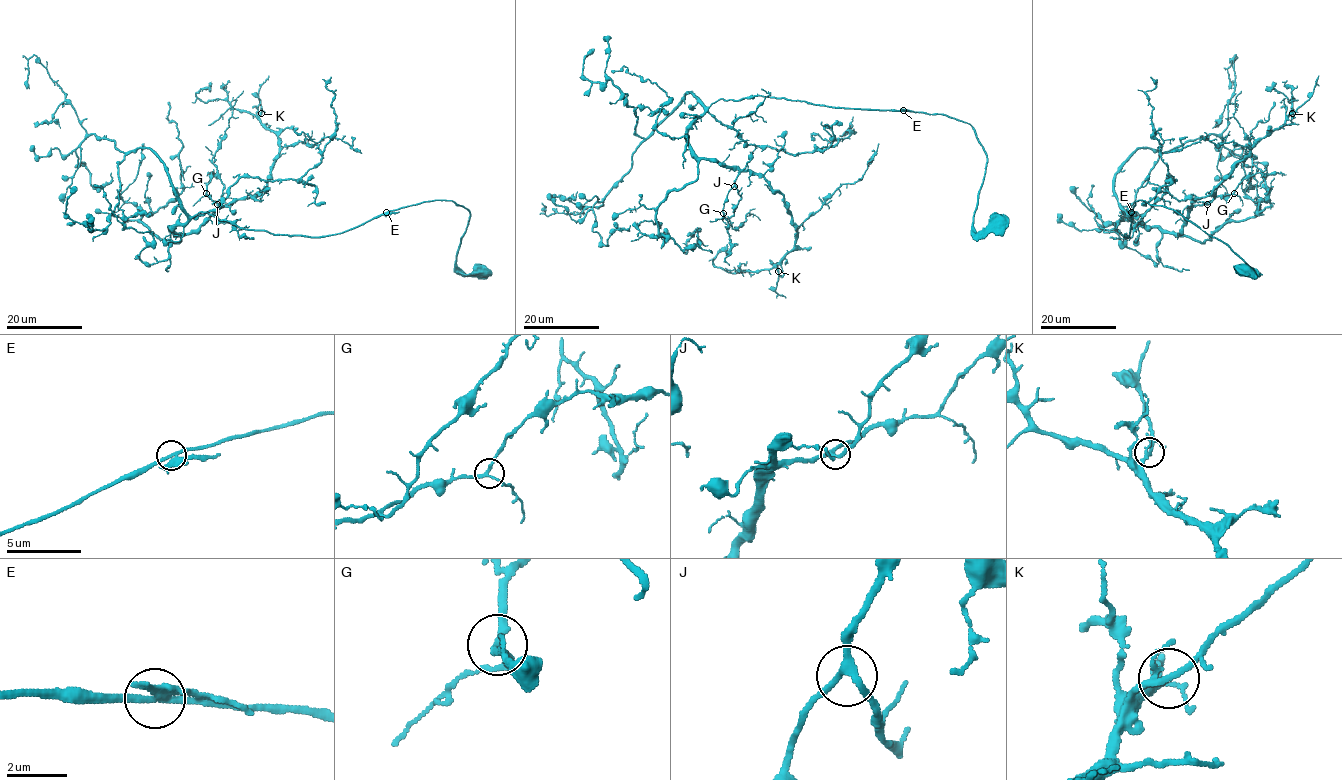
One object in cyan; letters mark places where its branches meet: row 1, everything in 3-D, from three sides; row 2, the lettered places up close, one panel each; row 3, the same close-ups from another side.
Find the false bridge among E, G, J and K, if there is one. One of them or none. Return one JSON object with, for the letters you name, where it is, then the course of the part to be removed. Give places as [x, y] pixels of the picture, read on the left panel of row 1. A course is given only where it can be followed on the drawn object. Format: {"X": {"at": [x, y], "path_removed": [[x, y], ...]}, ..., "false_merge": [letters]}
{"false_merge": []}

